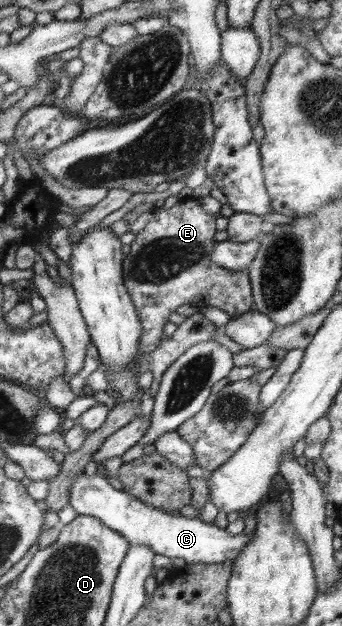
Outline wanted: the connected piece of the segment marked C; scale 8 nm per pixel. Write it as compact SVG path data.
M77 475L69 487L69 504L77 514L100 519L114 531L118 531L132 545L150 546L154 554L160 554L182 565L195 563L222 563L234 561L248 541L254 540L252 533L230 534L215 524L203 523L198 517L188 519L181 515L170 515L149 507L124 490L116 490L108 483L106 475Z

